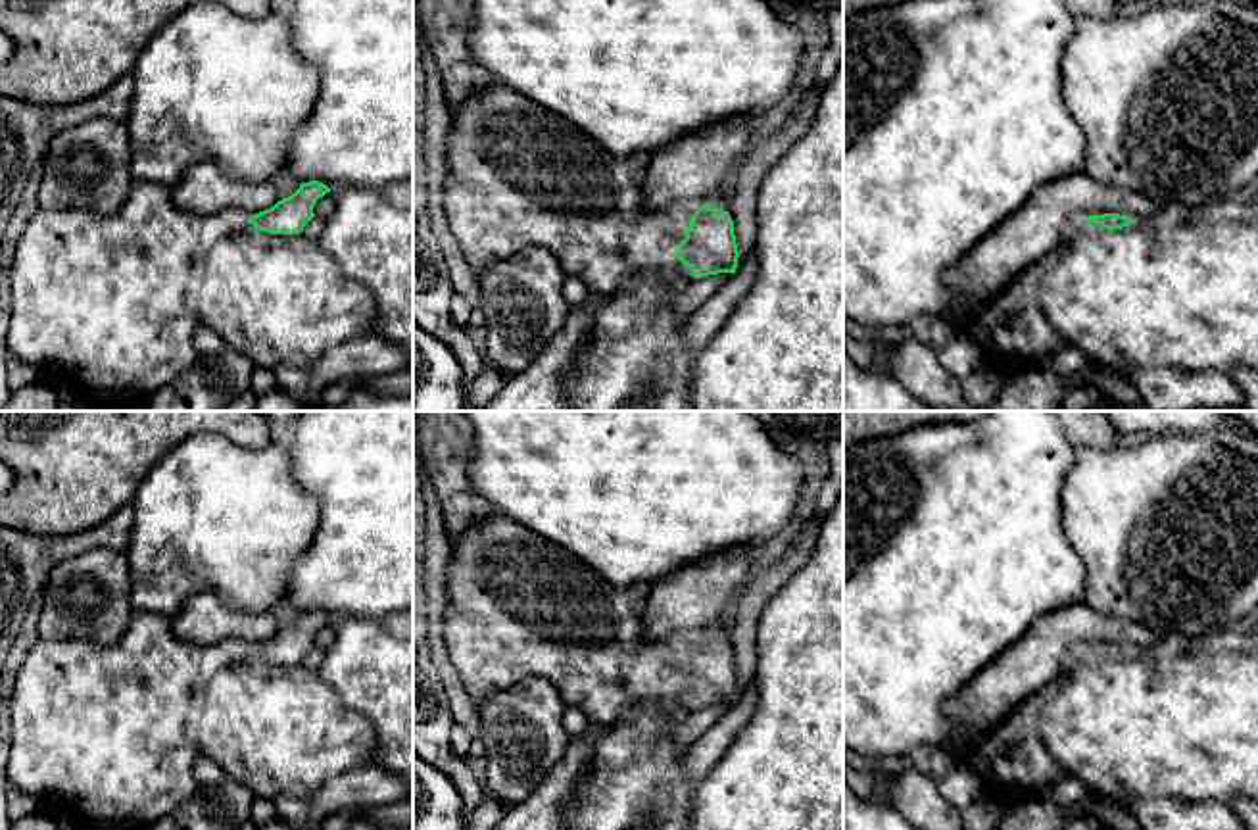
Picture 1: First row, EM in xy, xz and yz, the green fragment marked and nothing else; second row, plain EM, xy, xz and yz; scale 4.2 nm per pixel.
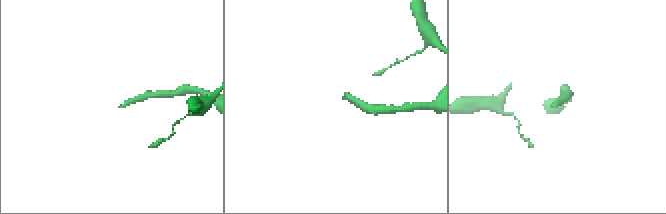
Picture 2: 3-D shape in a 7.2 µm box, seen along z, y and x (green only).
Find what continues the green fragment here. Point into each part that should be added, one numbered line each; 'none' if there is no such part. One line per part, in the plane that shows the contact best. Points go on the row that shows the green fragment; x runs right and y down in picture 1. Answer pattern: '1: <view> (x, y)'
1: xz (517, 175)

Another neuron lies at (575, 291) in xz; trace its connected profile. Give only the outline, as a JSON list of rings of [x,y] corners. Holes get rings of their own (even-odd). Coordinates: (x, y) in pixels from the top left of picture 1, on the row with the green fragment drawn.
[[[567,277],[563,282],[563,298],[570,307],[580,305],[588,298],[590,290],[588,286],[576,279],[576,277]]]

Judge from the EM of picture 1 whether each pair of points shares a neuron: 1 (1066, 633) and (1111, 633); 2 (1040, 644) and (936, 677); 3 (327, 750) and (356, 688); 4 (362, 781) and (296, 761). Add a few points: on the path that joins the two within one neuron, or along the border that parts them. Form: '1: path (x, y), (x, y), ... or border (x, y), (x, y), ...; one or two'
1: path (1078, 633), (1099, 633); one
2: border (1030, 627), (963, 686); two
3: border (317, 673), (348, 707), (371, 723), (375, 742); two
4: border (371, 761), (335, 775), (308, 798); two

